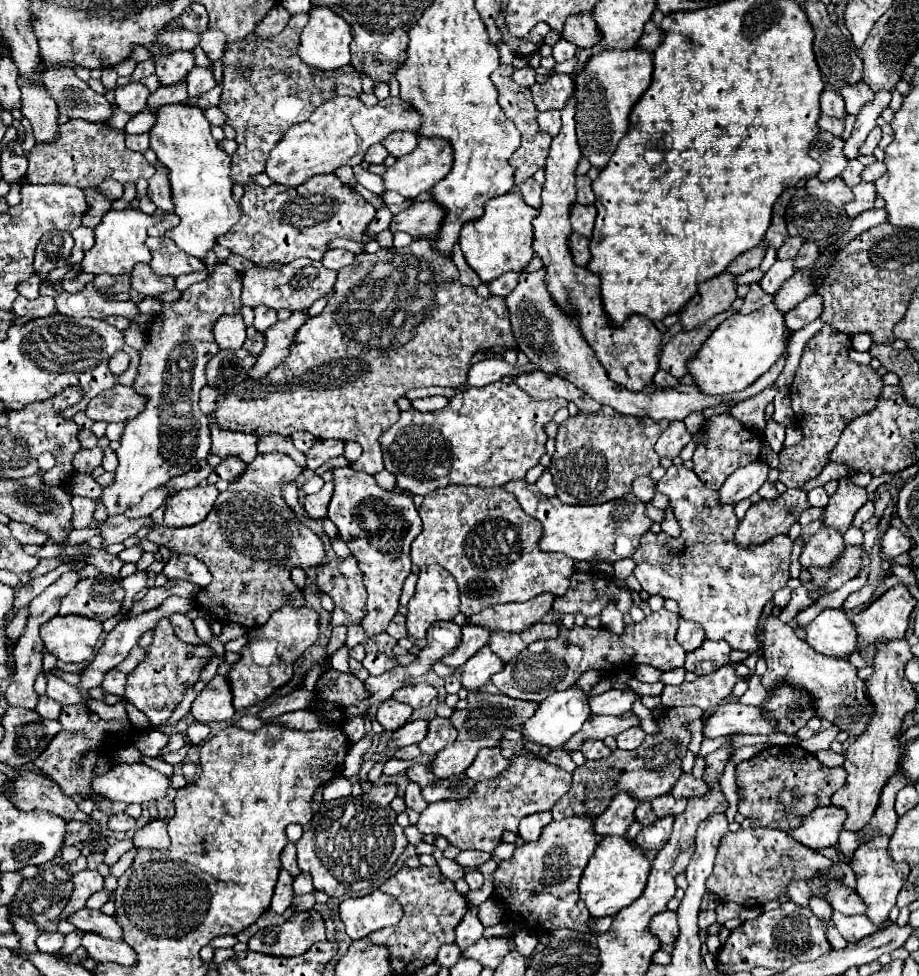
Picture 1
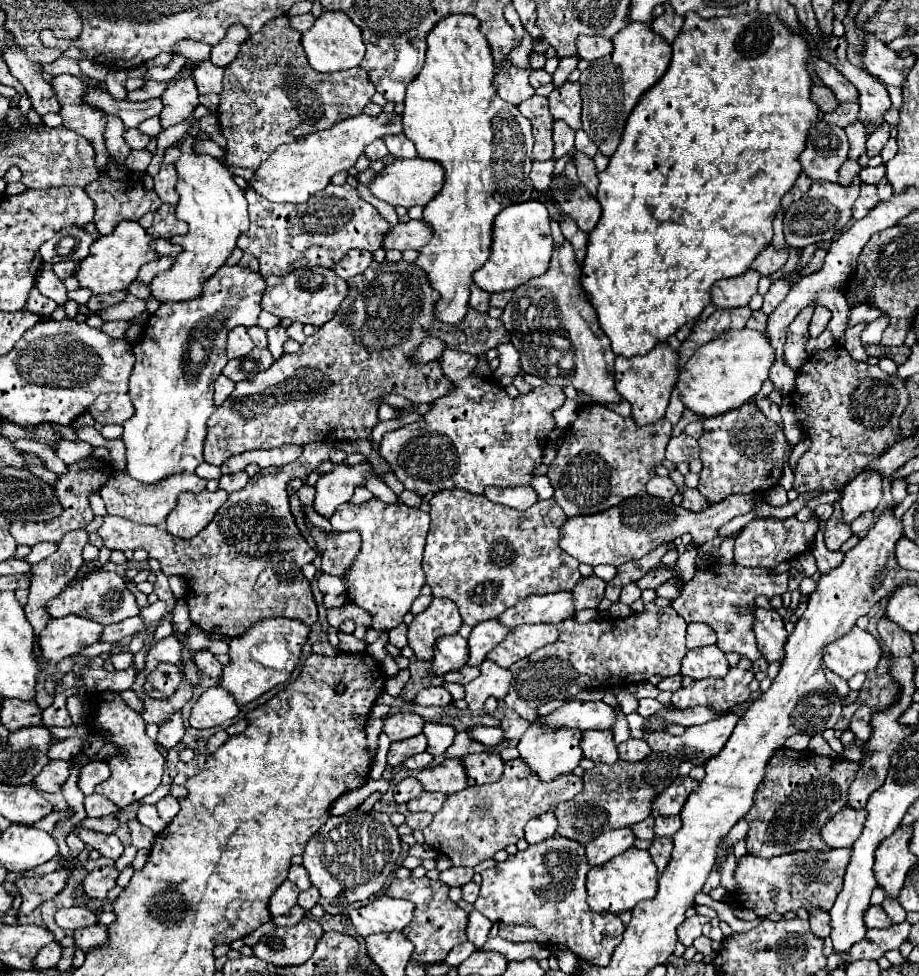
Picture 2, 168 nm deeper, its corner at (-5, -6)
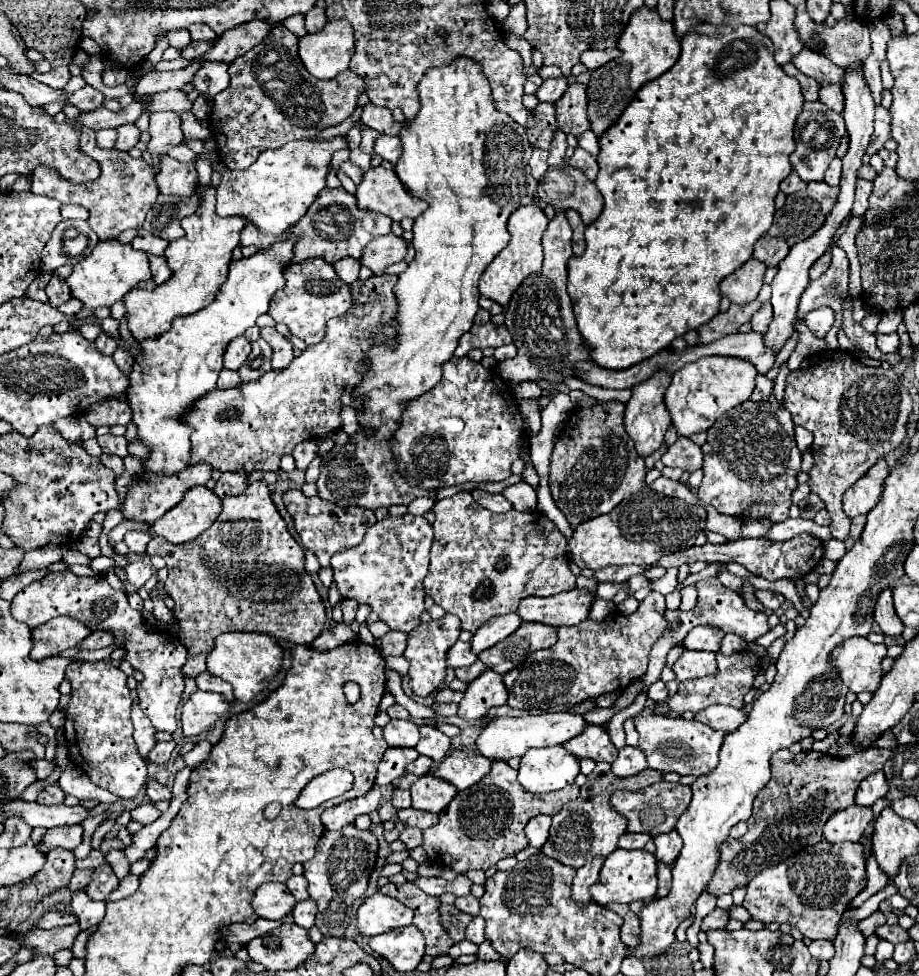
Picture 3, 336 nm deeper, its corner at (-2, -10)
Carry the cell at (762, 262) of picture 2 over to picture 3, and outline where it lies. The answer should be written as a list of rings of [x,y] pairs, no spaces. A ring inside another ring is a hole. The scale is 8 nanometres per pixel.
[[[766,233],[756,241],[752,257],[766,263],[768,267],[774,267],[788,255],[788,251],[790,251],[790,245],[784,239],[778,239]]]

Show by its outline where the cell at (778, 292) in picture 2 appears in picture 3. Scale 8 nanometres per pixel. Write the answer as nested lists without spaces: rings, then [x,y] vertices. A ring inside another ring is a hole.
[[[764,303],[762,305],[762,309],[754,315],[754,319],[750,321],[750,325],[752,325],[752,331],[758,331],[758,333],[766,333],[766,327],[770,325],[770,319],[772,319],[772,307],[770,307],[770,303]]]

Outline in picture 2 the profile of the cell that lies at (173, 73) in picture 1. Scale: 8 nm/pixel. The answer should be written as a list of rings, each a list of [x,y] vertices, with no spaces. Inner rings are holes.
[[[191,75],[185,77],[173,77],[167,81],[167,89],[161,95],[163,111],[161,111],[161,123],[163,127],[171,127],[181,123],[183,119],[191,117],[193,109],[199,105],[199,93],[193,83]]]

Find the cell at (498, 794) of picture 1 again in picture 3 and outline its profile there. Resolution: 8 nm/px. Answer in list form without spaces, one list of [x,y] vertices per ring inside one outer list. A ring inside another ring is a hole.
[[[492,761],[492,769],[484,775],[474,787],[460,791],[448,807],[442,809],[438,825],[424,831],[424,849],[428,859],[434,865],[450,867],[456,873],[464,873],[468,869],[482,869],[496,865],[500,859],[516,855],[518,851],[528,847],[528,839],[524,837],[526,823],[540,813],[556,815],[566,803],[574,801],[580,793],[580,787],[572,783],[570,787],[546,795],[534,795],[522,789],[516,779],[516,771],[502,761]]]

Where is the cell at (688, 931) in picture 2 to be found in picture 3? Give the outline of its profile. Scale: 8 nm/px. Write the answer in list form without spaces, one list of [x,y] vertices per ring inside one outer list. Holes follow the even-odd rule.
[[[714,909],[710,915],[704,917],[702,921],[702,931],[708,931],[708,929],[724,929],[726,923],[730,921],[730,915],[728,911],[722,911],[722,909]]]

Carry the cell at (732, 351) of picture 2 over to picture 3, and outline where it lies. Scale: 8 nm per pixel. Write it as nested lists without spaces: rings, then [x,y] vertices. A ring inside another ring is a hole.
[[[722,357],[698,359],[678,369],[672,375],[672,383],[664,397],[676,433],[680,437],[690,437],[694,433],[706,431],[728,409],[748,401],[754,391],[756,375],[758,373],[754,371],[754,367],[750,367],[750,363],[746,363],[744,359],[722,359]]]

